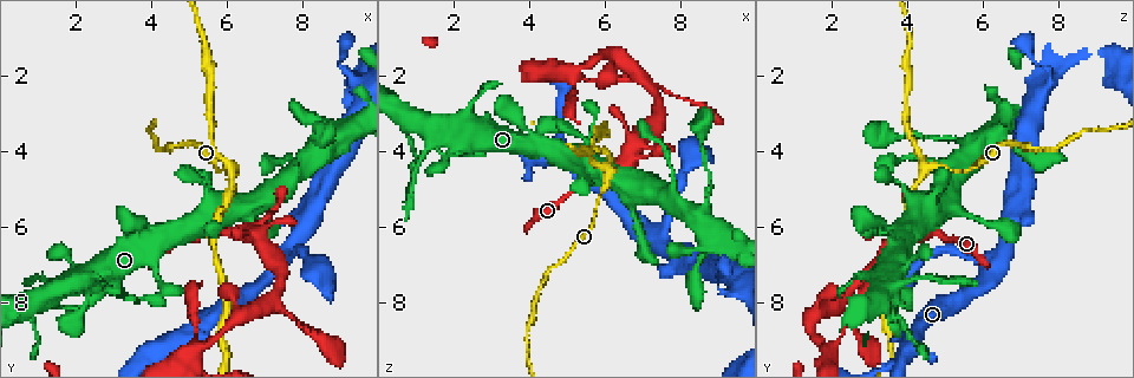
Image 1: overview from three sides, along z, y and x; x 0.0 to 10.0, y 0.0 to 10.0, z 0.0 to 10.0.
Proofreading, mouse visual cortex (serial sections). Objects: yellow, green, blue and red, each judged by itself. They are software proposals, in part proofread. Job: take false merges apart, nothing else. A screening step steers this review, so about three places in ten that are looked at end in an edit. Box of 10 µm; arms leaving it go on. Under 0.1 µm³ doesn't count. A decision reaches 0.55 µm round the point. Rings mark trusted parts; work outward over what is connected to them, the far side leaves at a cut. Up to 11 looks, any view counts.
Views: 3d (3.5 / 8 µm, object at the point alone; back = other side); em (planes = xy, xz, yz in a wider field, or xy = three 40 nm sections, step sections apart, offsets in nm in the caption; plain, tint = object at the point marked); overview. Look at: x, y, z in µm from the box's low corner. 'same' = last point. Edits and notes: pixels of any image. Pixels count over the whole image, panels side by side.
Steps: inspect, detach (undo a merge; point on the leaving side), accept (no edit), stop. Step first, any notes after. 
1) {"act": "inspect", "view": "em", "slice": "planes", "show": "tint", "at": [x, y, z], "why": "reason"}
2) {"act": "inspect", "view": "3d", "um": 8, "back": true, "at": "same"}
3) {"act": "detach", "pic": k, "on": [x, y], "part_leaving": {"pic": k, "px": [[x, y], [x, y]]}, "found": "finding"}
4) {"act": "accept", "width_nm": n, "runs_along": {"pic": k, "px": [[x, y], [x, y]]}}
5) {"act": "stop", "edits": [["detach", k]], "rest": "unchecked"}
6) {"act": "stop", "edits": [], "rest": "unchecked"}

{"act": "inspect", "view": "3d", "um": 8, "at": [7.40, 6.95, 6.40], "why": "three arms meet"}

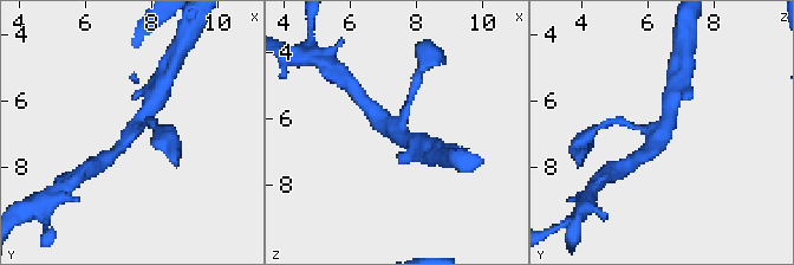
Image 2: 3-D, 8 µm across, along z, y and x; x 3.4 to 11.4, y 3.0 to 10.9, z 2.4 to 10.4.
{"act": "inspect", "view": "3d", "um": 3.5, "at": "same"}

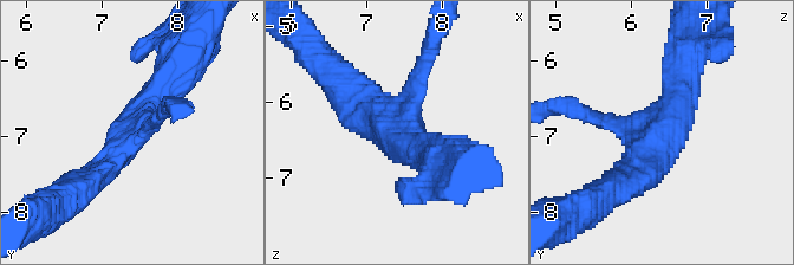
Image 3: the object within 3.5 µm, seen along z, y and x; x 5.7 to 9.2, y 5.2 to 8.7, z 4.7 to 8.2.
{"act": "accept", "arm_widths_nm": [200, 400, 450], "runs_along": {"pic": 3, "px": [[83, 186], [111, 160], [173, 72]]}, "found": "all the same cell"}

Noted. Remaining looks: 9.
{"act": "inspect", "view": "3d", "um": 3.5, "at": [8.50, 4.10, 6.95], "why": "narrows sharply"}

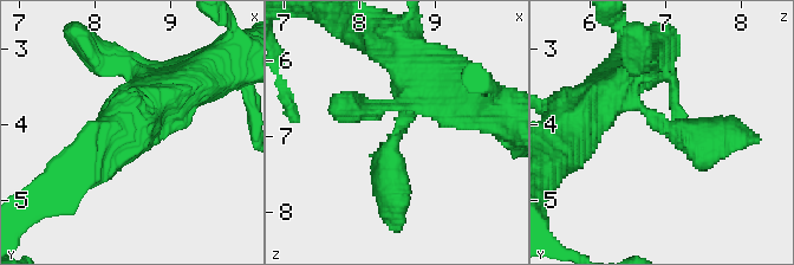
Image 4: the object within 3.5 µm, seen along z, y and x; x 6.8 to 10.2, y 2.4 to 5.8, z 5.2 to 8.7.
{"act": "inspect", "view": "em", "slice": "xy", "step": 1, "show": "tint", "at": [8.55, 4.05, 7.00]}

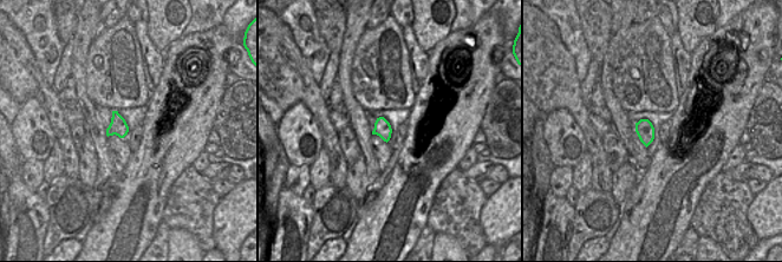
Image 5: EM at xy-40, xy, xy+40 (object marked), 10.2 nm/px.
{"act": "accept", "found": "continuous, no second cell"}

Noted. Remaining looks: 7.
{"act": "inspect", "view": "3d", "um": 3.5, "at": [6.10, 4.50, 4.55], "why": "sharp bend"}

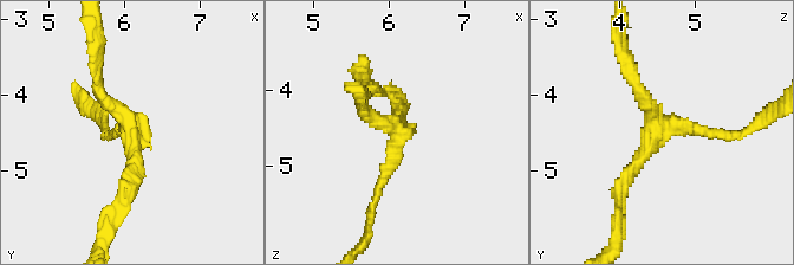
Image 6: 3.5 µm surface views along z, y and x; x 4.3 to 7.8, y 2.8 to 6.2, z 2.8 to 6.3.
{"act": "inspect", "view": "em", "slice": "xy", "step": 2, "show": "tint", "at": [6.10, 4.45, 4.60]}

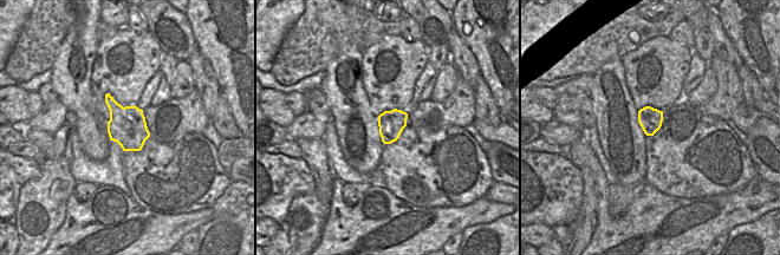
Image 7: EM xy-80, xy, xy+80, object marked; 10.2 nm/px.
{"act": "detach", "pic": 6, "on": [640, 98], "part_leaving": {"pic": 6, "px": [[661, 131], [622, 186], [618, 233]]}, "found": "two cells meet here"}

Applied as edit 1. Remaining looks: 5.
{"act": "inspect", "view": "overview"}

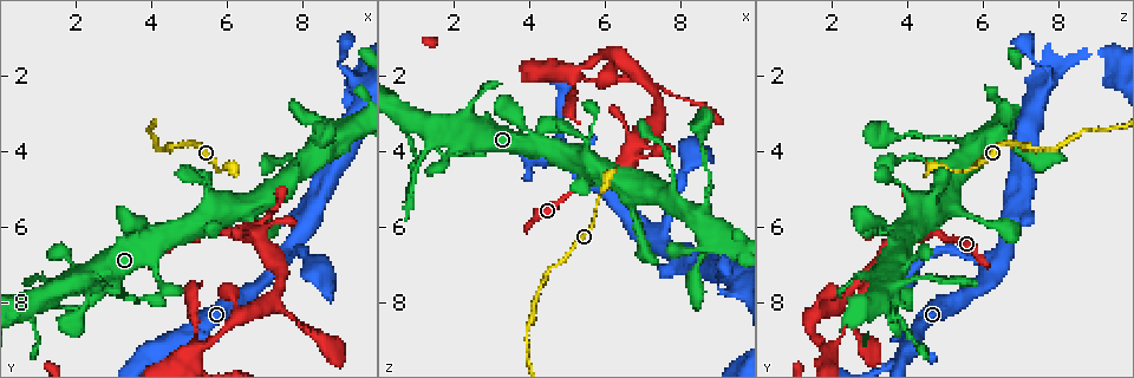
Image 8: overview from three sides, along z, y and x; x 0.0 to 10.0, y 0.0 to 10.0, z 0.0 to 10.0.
{"act": "inspect", "view": "3d", "um": 3.5, "at": [7.15, 8.00, 2.30], "why": "three-way junction"}

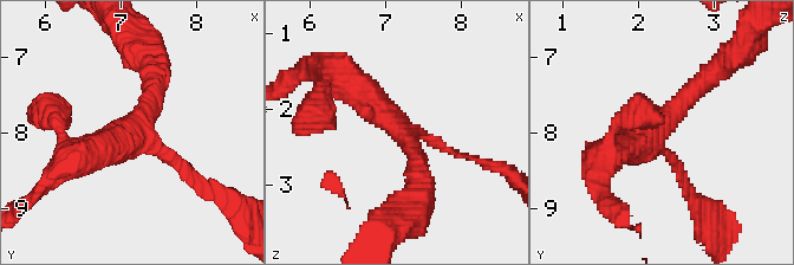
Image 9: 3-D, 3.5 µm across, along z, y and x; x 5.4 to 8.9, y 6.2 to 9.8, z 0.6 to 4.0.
{"act": "inspect", "view": "em", "slice": "planes", "show": "tint", "at": [7.15, 7.95, 2.30], "arms": 3, "arm_widths_nm": [150, 300, 400], "why": "now the EM"}

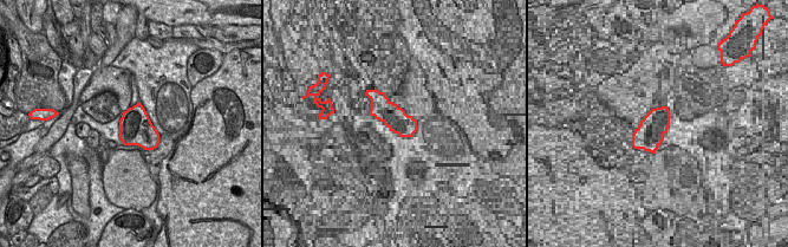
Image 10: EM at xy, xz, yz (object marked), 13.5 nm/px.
{"act": "accept", "runs_along": {"pic": 9, "px": [[713, 73], [649, 139], [610, 153]]}, "found": "all the same cell"}

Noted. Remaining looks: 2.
{"act": "stop", "edits": [["detach", 6]], "rest": "unchecked"}

